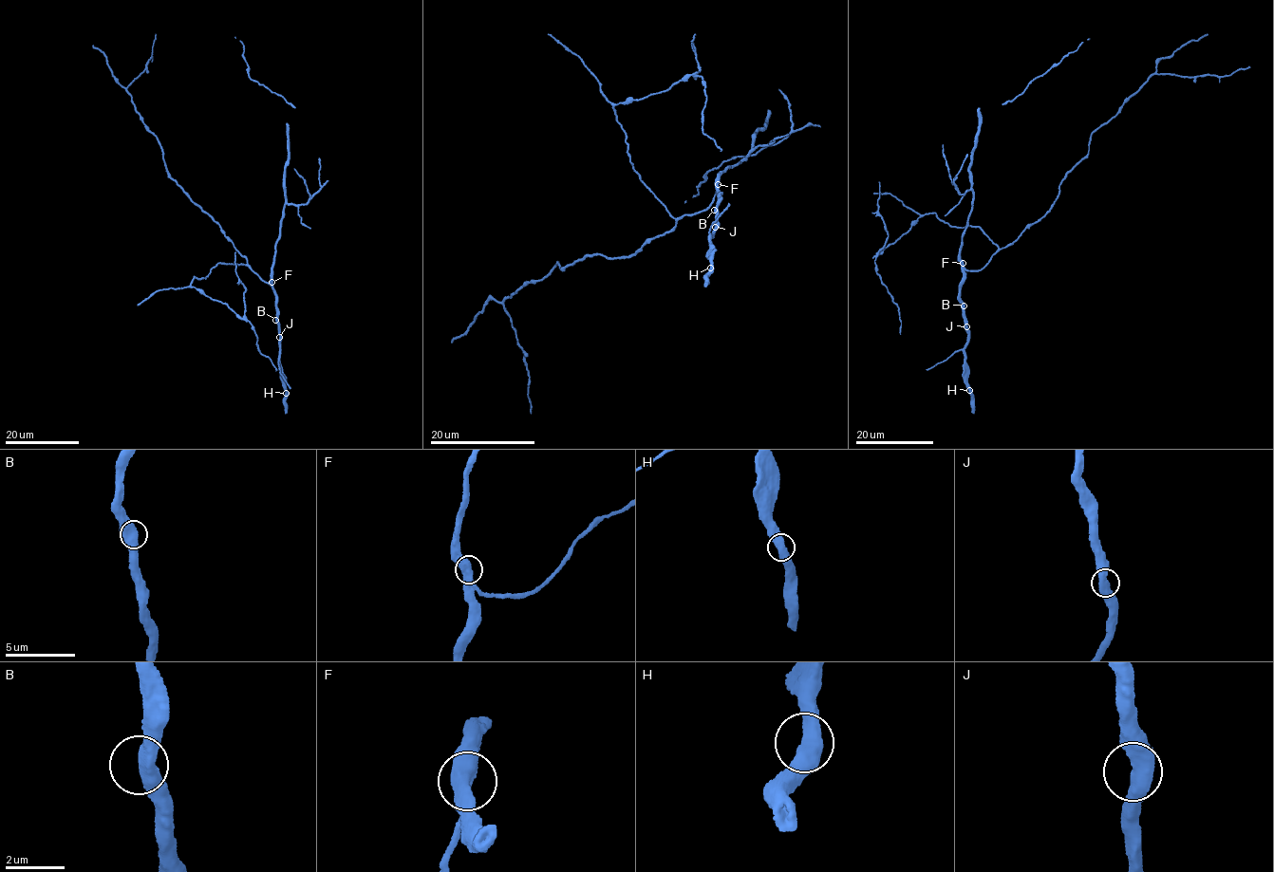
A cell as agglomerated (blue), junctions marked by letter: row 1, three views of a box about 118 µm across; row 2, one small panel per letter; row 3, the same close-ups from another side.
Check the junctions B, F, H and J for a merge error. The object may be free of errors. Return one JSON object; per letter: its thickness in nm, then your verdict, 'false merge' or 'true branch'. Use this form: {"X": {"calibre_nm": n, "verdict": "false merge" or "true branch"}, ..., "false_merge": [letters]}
{"B": {"calibre_nm": 550, "verdict": "true branch"}, "F": {"calibre_nm": 550, "verdict": "true branch"}, "H": {"calibre_nm": 550, "verdict": "true branch"}, "J": {"calibre_nm": 550, "verdict": "true branch"}, "false_merge": []}

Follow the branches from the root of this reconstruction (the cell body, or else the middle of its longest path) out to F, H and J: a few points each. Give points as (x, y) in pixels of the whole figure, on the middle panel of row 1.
F: (688, 214), (701, 212), (710, 204), (717, 184)
H: (688, 214), (701, 212), (710, 204), (716, 192), (719, 194), (715, 227), (709, 240), (710, 268)
J: (688, 214), (704, 209), (717, 192), (715, 227)

